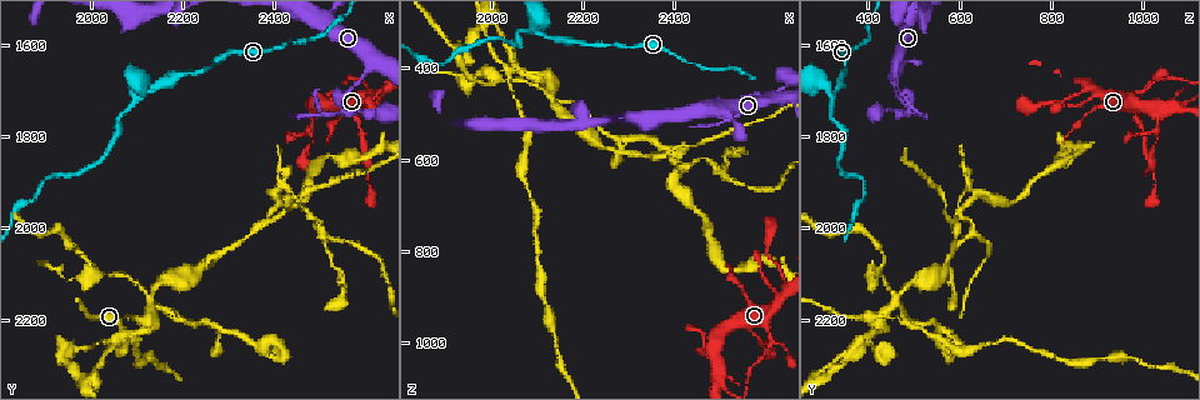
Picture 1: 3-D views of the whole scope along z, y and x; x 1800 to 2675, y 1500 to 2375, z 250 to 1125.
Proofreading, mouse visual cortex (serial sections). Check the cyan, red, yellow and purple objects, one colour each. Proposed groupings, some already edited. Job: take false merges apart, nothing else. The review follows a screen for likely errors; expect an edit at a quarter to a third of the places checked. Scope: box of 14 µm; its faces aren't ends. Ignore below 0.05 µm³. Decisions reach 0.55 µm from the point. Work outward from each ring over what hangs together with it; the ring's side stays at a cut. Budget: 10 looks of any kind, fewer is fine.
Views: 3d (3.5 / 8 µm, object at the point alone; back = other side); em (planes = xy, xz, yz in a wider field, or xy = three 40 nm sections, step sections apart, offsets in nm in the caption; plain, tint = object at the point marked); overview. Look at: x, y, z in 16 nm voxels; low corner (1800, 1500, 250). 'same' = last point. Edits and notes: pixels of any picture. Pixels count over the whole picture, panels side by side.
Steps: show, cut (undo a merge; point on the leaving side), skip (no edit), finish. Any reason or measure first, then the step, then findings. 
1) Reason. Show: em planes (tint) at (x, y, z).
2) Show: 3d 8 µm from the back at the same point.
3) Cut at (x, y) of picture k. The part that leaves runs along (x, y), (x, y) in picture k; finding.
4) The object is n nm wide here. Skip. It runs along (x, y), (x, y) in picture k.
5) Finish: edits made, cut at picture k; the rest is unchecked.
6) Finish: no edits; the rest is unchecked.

A fork. Show: 3d 3.5 µm at (2605, 1700, 995).

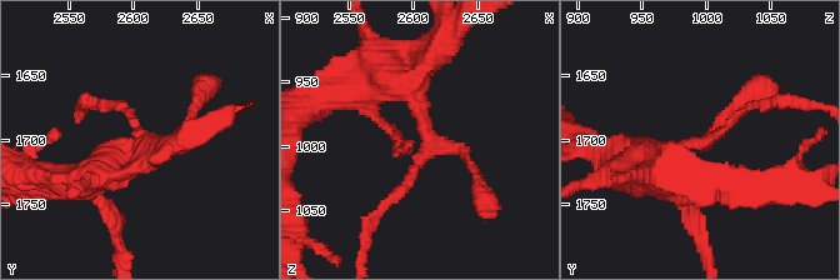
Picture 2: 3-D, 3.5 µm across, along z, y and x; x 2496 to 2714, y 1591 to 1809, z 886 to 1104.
Show: em xy step 5 (tint) at (2614, 1702, 998).

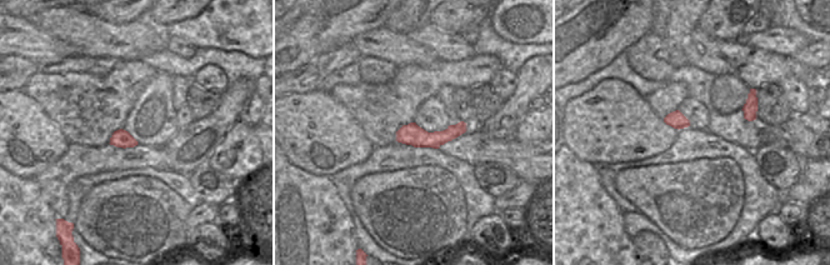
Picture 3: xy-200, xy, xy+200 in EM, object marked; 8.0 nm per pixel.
Skip. All the same cell.

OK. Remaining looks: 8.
Thin neck. Show: 3d 8 µm at (2440, 1590, 385).

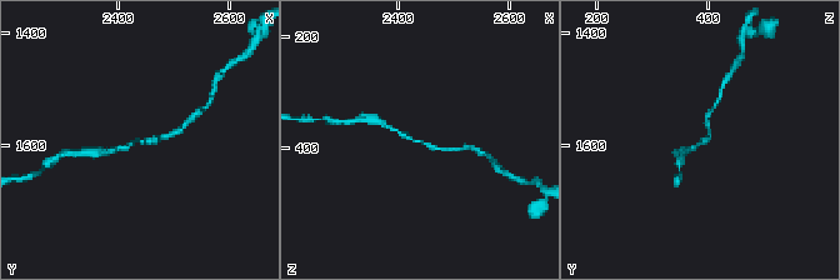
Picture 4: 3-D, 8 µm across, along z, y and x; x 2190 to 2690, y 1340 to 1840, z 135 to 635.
Zoom in. Show: 3d 3.5 µm at (2445, 1595, 385).

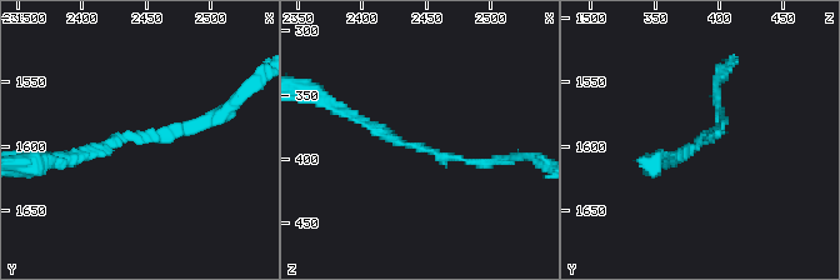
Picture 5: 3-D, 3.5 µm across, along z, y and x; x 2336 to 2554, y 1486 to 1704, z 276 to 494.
The arms are 100, 150 nm wide. Skip. It runs along (341, 109), (440, 158), (490, 164) in picture 5; all the same cell.

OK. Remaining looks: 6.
Side arm on a straight run. Show: 3d 8 µm at (2105, 1710, 330).

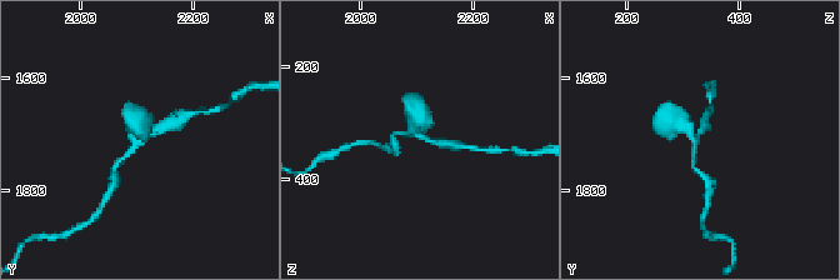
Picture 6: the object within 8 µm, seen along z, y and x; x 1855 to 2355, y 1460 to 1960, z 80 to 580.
3 arms meet here; the arms are 150, 250, 350 nm wide; need the tissue. Show: em xy step 5 (tint) at (2110, 1715, 325).

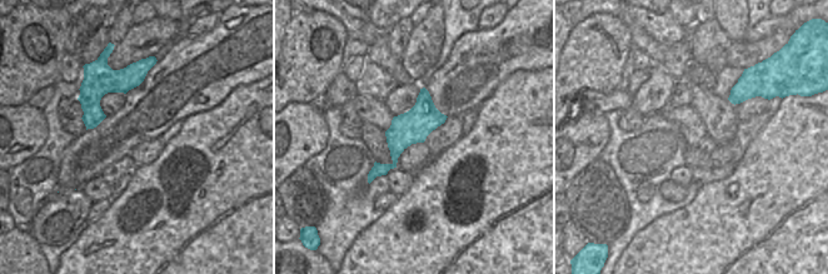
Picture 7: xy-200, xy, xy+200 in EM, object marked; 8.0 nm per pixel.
Skip. All the same cell.

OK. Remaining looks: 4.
Two arms in line, one across. Show: em xy step 3 (tint) at (2550, 1740, 485).

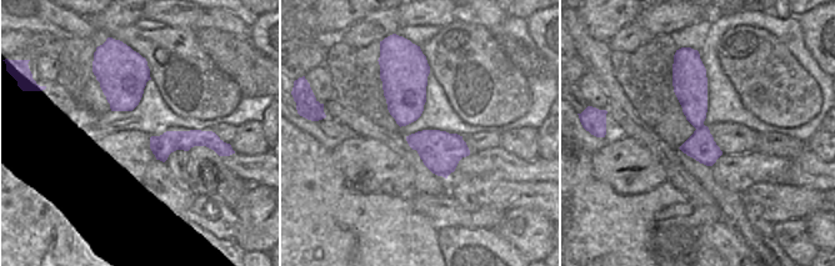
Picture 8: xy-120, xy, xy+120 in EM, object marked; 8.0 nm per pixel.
Show: 3d 3.5 µm at the same point.

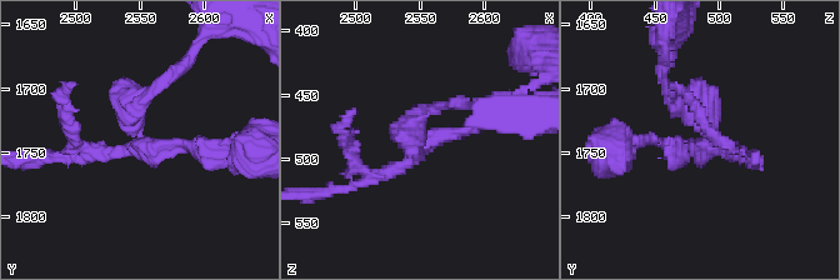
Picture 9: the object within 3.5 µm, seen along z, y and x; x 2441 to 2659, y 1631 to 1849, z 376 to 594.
Cut at (178, 145) of picture 9. Two cells meet here.

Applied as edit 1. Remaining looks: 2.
Finish: edits made, cut at picture 9; the rest is unchecked.

